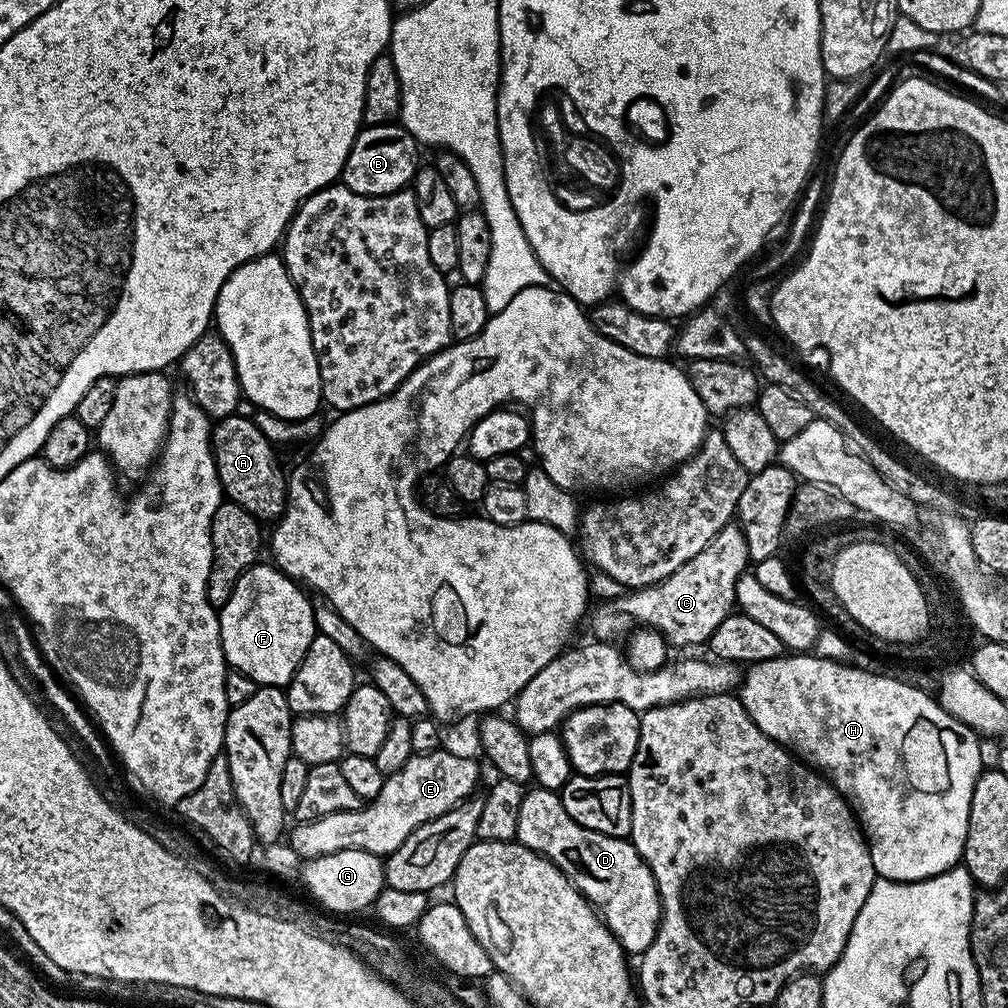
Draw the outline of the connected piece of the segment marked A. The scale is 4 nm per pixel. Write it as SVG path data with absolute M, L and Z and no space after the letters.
M251 415L221 416L212 430L212 451L216 454L216 469L223 495L229 501L246 510L261 522L275 522L284 514L288 481L286 472L280 469L277 449L258 430Z

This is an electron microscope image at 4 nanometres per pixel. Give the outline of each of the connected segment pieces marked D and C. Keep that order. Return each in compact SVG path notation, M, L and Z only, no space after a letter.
M532 786L522 798L516 840L554 862L570 878L588 903L615 934L625 953L642 954L654 942L660 925L660 895L654 874L638 854L631 839L607 836L576 824L562 806L559 795L548 788Z
M730 522L718 530L716 537L701 552L694 554L686 566L678 566L670 578L651 584L649 588L625 591L615 600L600 602L597 608L595 605L590 612L592 632L596 635L593 637L597 641L608 642L616 638L612 636L623 637L629 630L643 626L659 632L672 646L703 645L712 637L714 630L722 626L722 618L731 616L736 608L735 584L749 564L744 532L739 523Z

